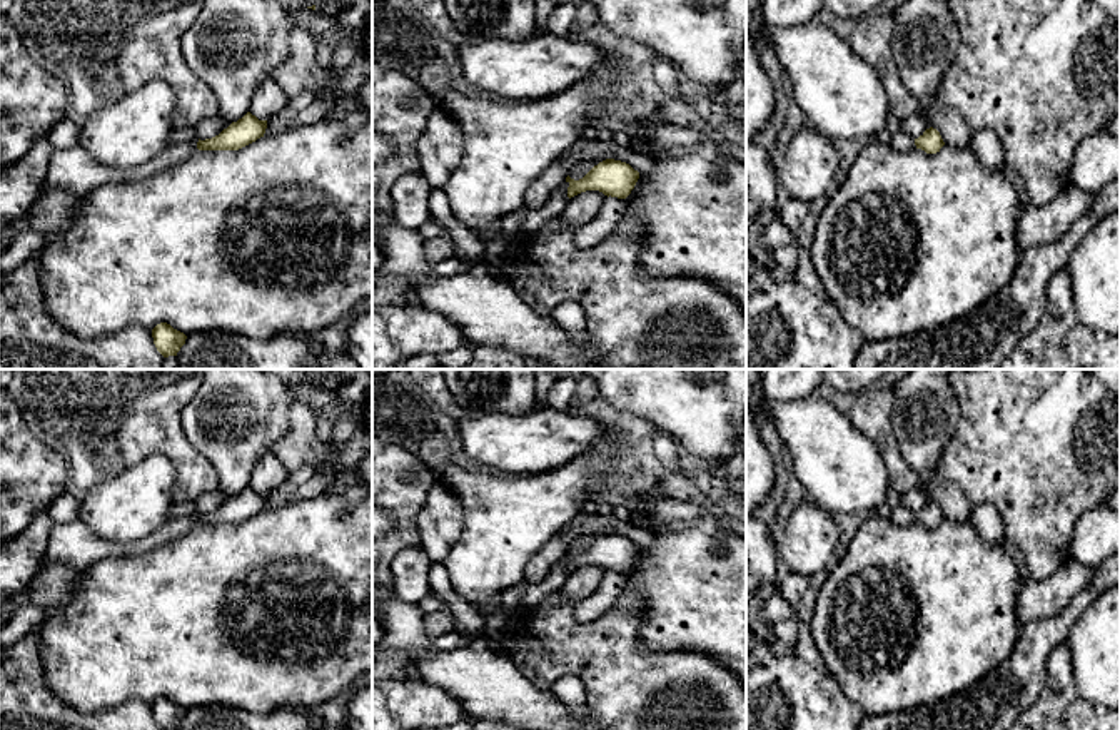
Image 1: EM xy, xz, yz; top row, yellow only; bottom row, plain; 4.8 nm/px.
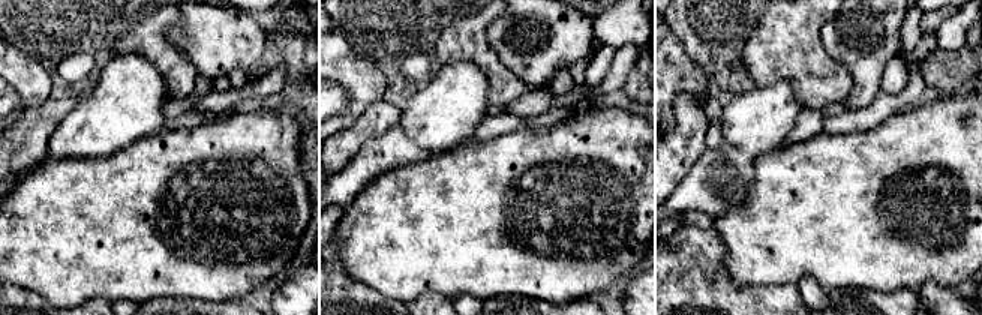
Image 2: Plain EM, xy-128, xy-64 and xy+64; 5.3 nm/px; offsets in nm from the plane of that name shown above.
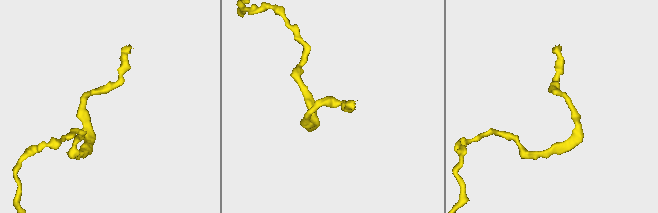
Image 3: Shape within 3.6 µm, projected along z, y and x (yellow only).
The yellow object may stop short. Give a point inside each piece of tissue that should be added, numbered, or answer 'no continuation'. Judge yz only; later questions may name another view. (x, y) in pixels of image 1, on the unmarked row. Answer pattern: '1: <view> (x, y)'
1: yz (925, 415)

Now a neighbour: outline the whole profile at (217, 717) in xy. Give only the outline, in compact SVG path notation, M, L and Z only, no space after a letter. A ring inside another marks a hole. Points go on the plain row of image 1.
M192 707L177 730L312 730L300 710L280 708L255 715L234 707Z

